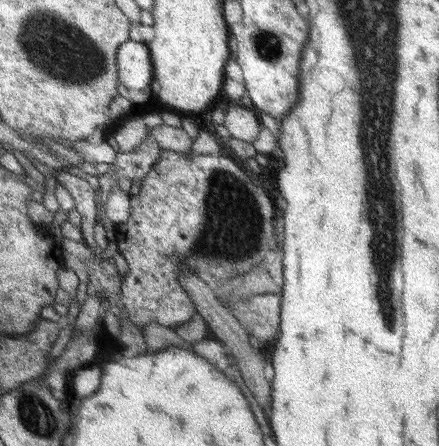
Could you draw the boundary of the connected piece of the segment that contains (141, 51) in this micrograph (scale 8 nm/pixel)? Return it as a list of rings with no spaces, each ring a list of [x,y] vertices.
[[[130,39],[119,50],[121,82],[130,90],[153,86],[153,64],[149,48]]]

